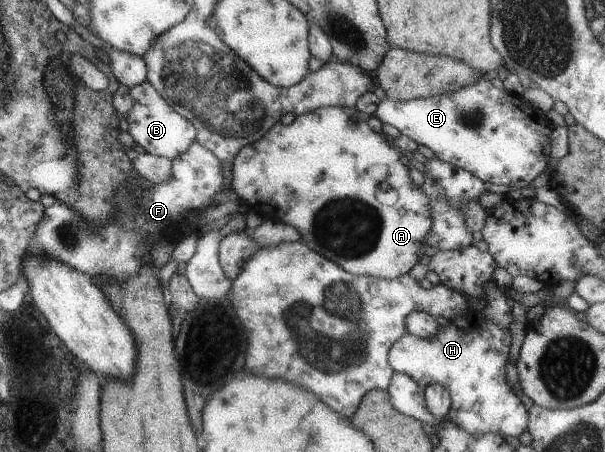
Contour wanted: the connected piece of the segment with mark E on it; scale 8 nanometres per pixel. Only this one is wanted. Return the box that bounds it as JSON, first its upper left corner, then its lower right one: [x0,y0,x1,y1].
[373,78,554,188]

